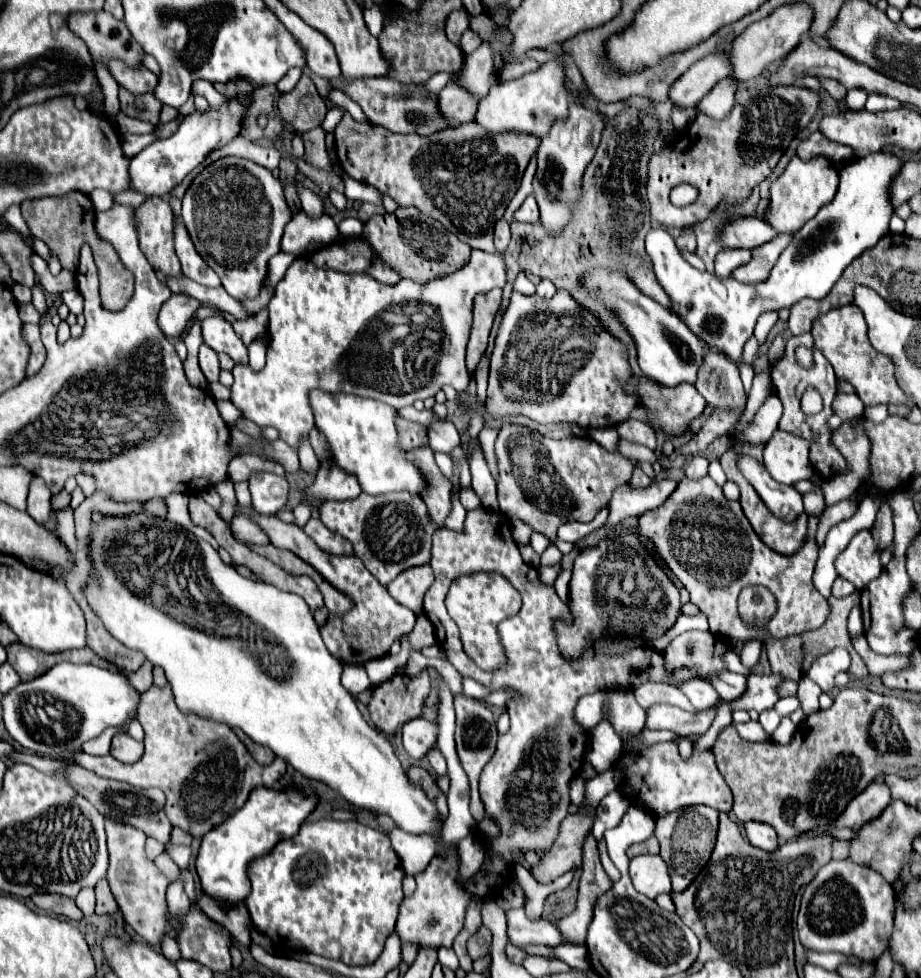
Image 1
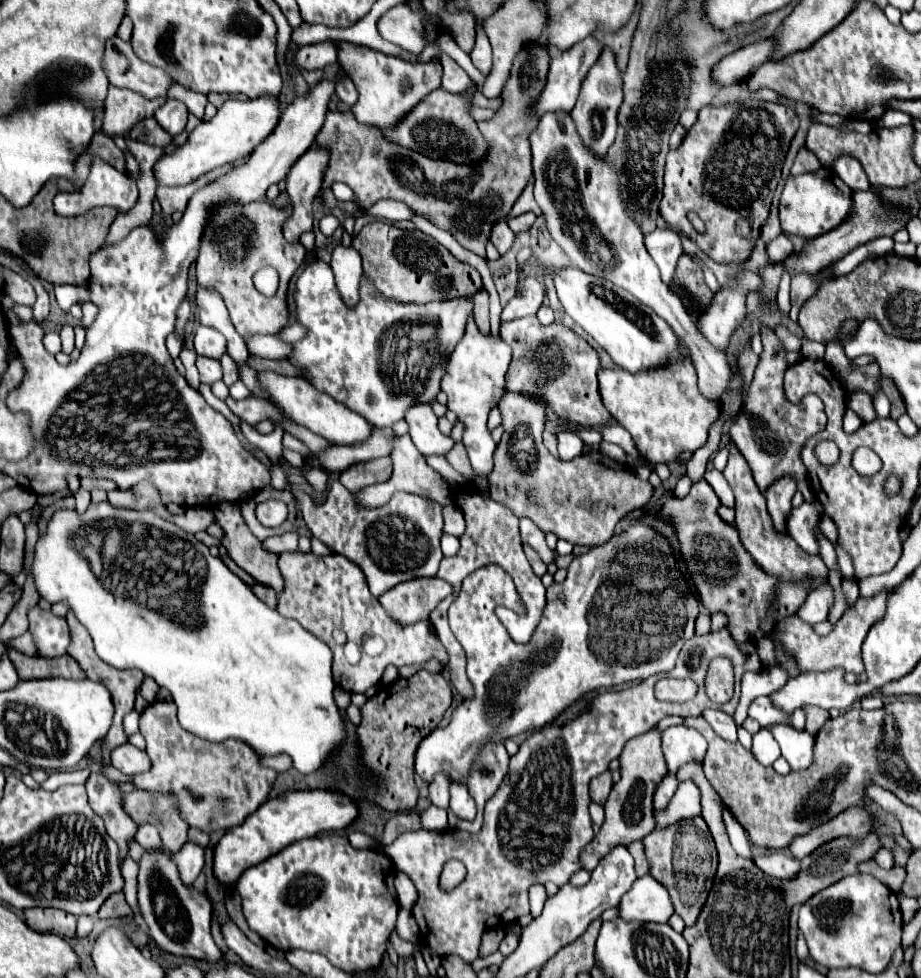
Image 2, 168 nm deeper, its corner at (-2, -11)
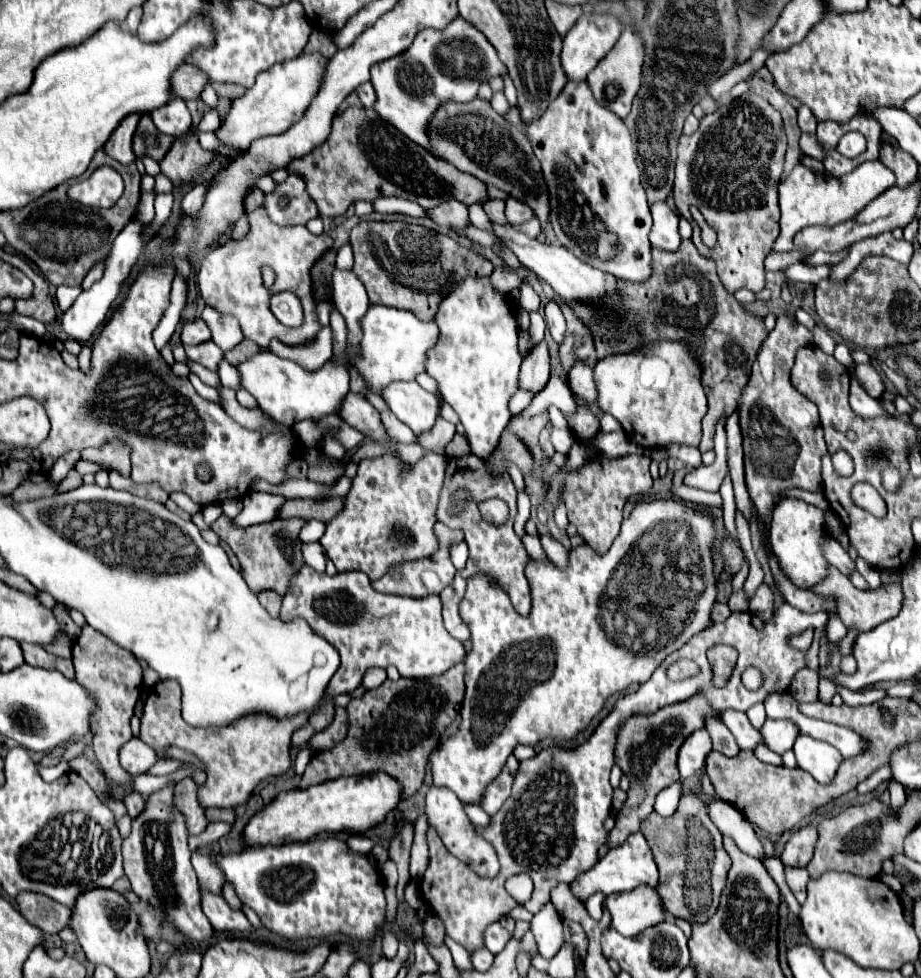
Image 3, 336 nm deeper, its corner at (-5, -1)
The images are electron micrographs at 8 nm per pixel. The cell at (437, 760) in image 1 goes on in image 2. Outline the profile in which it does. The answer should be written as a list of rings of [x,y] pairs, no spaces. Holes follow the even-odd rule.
[[[438,774],[438,776],[434,778],[434,782],[430,784],[430,802],[432,802],[434,806],[448,810],[448,800],[450,800],[450,796],[448,796],[448,786],[450,786],[450,782],[446,780],[446,776]]]

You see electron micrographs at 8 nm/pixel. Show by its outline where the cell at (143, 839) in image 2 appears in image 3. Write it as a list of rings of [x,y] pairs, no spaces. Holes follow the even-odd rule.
[[[139,792],[131,794],[129,798],[125,798],[125,800],[123,800],[123,804],[127,806],[127,812],[129,812],[131,820],[135,820],[135,818],[145,810],[145,798],[143,798]]]

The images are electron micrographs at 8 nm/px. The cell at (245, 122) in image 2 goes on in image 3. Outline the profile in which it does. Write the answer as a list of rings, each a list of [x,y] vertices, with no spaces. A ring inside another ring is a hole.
[[[301,54],[261,72],[257,76],[257,84],[231,102],[225,120],[215,132],[217,140],[231,150],[245,150],[255,138],[287,130],[293,122],[297,122],[297,118],[301,118],[305,106],[309,106],[313,94],[317,92],[325,62],[327,60],[319,54]]]

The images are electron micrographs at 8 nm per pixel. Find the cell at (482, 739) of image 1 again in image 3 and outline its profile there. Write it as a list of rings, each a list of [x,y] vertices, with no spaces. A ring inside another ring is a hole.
[[[509,756],[501,774],[485,788],[483,792],[483,798],[481,798],[481,808],[493,816],[499,808],[501,808],[501,802],[505,802],[505,798],[509,798],[509,786],[513,782],[513,774],[517,772],[517,758],[515,756]]]

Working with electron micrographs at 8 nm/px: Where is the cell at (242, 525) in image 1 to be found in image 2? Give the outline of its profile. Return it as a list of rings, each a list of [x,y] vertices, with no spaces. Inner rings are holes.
[[[287,532],[279,536],[272,536],[264,540],[264,546],[276,554],[282,552],[296,552],[298,550],[298,534],[296,532]]]

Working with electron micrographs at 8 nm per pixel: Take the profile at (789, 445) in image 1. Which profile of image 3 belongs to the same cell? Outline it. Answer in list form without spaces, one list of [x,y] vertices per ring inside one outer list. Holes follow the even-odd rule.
[[[785,498],[773,510],[769,534],[771,534],[773,550],[781,562],[781,568],[795,586],[809,588],[825,578],[829,564],[825,562],[821,548],[819,548],[821,534],[827,534],[823,510],[819,510],[817,506],[805,504],[801,500],[795,500],[795,498]]]

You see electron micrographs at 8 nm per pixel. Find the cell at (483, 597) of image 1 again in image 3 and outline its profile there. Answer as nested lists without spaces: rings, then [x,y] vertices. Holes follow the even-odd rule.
[[[653,500],[653,502],[641,502],[633,508],[631,516],[623,520],[621,532],[609,552],[599,554],[587,544],[581,544],[571,550],[571,562],[567,570],[559,570],[553,564],[543,564],[539,560],[529,562],[529,570],[525,570],[529,584],[531,584],[531,594],[533,594],[533,610],[529,616],[519,616],[515,608],[511,606],[509,594],[501,586],[491,586],[491,578],[487,574],[473,574],[467,582],[465,596],[459,604],[459,612],[463,622],[467,624],[471,632],[471,642],[473,648],[465,658],[465,698],[461,704],[461,726],[457,734],[447,738],[445,742],[437,744],[435,750],[429,756],[429,766],[433,774],[433,782],[437,786],[447,786],[453,790],[461,802],[479,802],[485,786],[497,778],[501,772],[501,766],[505,764],[505,758],[513,752],[517,744],[527,744],[535,746],[541,738],[545,736],[561,736],[561,738],[573,738],[579,730],[585,730],[589,722],[593,720],[595,714],[603,708],[605,700],[615,694],[625,690],[631,684],[643,684],[645,680],[651,678],[651,674],[657,670],[657,666],[675,650],[685,646],[685,642],[695,636],[697,632],[705,630],[705,626],[711,626],[711,608],[717,598],[717,586],[715,586],[715,576],[713,576],[713,554],[711,546],[715,542],[715,528],[711,522],[711,516],[707,514],[705,508],[691,508],[683,502],[675,500]]]

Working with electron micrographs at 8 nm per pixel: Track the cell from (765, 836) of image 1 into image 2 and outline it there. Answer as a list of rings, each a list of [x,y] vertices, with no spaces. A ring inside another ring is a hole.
[[[784,854],[756,856],[754,862],[762,872],[766,872],[768,876],[774,876],[778,880],[792,880],[792,876],[798,876],[798,868],[800,868],[798,860],[784,856]]]

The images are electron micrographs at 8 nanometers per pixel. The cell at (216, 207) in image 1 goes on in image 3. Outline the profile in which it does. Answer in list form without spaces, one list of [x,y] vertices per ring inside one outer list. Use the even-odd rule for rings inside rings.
[[[263,206],[255,208],[247,216],[249,216],[247,236],[239,240],[231,238],[223,246],[217,246],[209,254],[205,254],[201,262],[199,278],[197,278],[201,296],[205,304],[217,306],[225,314],[233,314],[239,320],[245,338],[253,340],[255,344],[263,348],[269,346],[271,338],[277,338],[283,344],[291,344],[291,346],[307,344],[313,340],[313,334],[317,334],[317,330],[321,328],[315,316],[315,300],[309,288],[311,286],[309,270],[315,264],[315,260],[327,248],[331,248],[333,240],[325,232],[315,236],[307,228],[283,228],[279,224],[273,224]],[[263,264],[269,264],[271,268],[275,268],[277,280],[271,288],[263,286],[263,280],[261,280]],[[283,290],[293,292],[303,304],[303,324],[299,328],[283,326],[269,308],[269,300],[273,292],[283,292]]]

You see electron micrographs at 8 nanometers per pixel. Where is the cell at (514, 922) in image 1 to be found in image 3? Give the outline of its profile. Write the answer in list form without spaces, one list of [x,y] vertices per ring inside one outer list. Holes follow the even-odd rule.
[[[493,922],[493,924],[485,930],[485,946],[487,946],[487,950],[493,952],[493,954],[499,954],[499,952],[505,948],[505,944],[509,942],[509,938],[511,938],[511,934],[509,934],[499,922]]]

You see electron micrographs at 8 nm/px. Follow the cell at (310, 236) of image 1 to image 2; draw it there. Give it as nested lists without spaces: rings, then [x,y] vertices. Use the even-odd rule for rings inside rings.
[[[314,144],[306,154],[300,156],[300,160],[288,172],[286,192],[292,194],[294,210],[290,218],[284,222],[282,232],[284,238],[290,242],[296,242],[302,232],[312,230],[314,224],[312,202],[320,190],[326,164],[328,164],[328,154]]]

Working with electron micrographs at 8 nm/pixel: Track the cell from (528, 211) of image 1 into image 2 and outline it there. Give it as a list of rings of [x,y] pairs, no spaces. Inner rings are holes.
[[[526,212],[522,216],[516,216],[516,218],[508,218],[508,226],[514,234],[520,234],[520,232],[526,232],[532,228],[532,224],[536,222],[536,214],[532,212]]]

